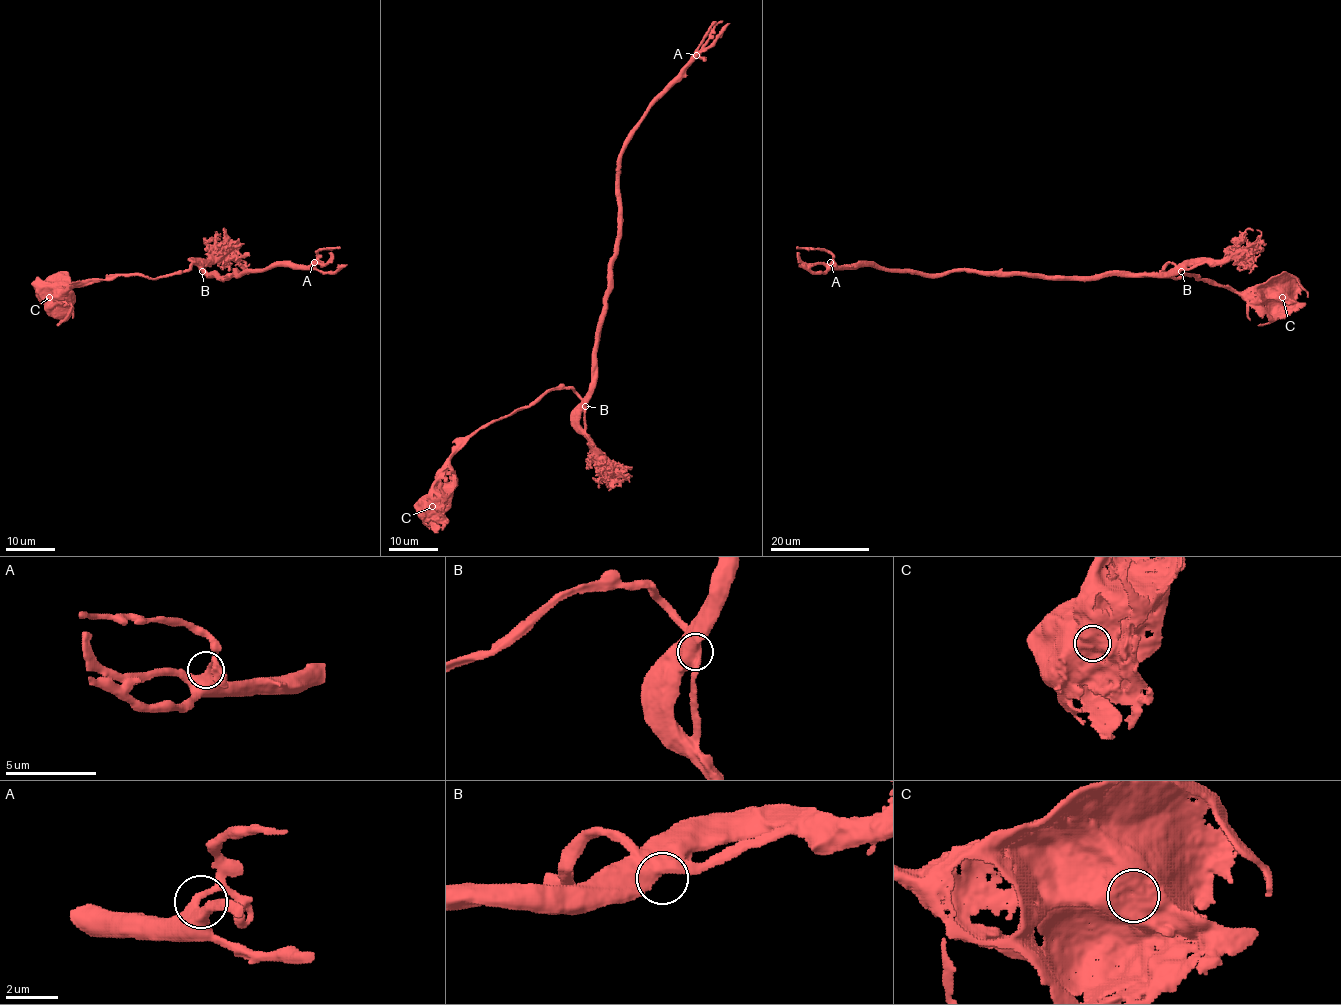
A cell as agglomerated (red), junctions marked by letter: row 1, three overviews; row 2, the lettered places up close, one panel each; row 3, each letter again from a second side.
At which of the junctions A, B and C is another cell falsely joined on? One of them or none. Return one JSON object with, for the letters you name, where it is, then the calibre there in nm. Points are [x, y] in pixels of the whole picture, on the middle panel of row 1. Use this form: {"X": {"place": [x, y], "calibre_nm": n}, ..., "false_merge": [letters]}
{"false_merge": []}

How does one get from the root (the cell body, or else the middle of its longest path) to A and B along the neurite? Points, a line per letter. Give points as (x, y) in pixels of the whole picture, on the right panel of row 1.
A: (1279, 292), (1169, 277), (1171, 262), (1164, 273), (1103, 276), (830, 262)
B: (1279, 292), (1236, 293), (1228, 287), (1205, 282), (1195, 275), (1169, 277), (1164, 267), (1173, 262), (1181, 271)

